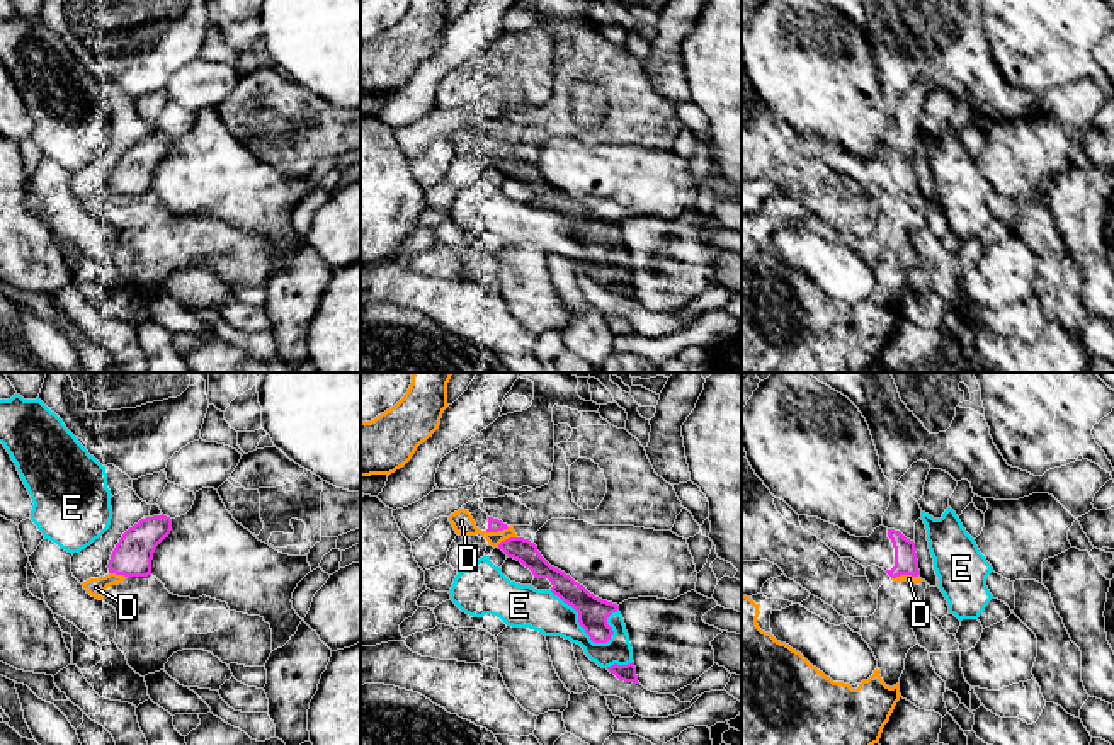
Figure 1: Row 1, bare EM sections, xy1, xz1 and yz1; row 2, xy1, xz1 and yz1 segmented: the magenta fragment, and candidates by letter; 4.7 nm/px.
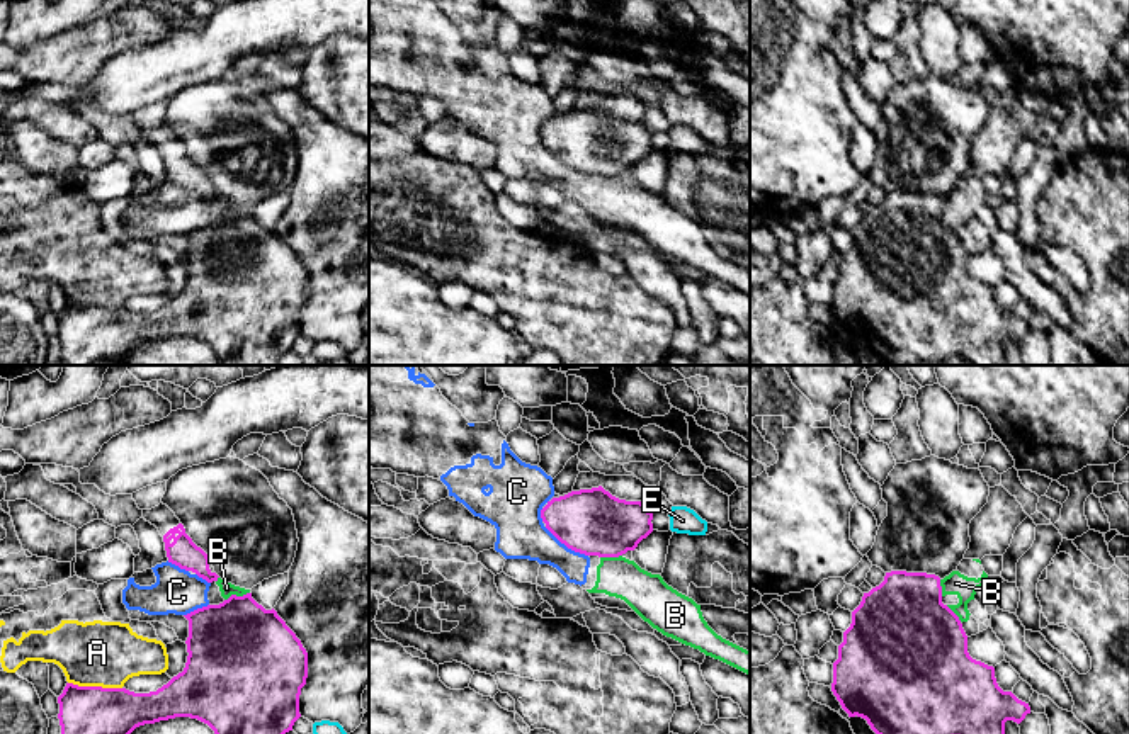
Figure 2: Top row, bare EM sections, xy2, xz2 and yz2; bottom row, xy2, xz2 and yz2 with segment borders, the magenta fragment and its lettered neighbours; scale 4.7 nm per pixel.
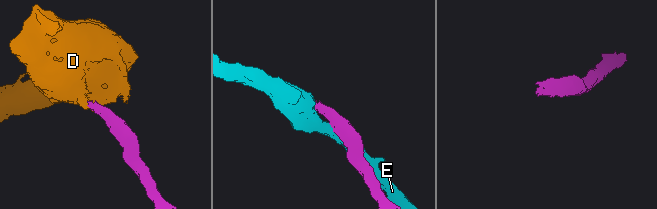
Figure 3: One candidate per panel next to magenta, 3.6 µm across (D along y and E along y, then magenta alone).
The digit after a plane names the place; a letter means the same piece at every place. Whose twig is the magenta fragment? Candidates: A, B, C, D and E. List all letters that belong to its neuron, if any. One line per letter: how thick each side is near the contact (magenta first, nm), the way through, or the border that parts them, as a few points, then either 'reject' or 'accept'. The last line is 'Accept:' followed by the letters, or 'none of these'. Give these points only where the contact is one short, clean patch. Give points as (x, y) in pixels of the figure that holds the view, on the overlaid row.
A: calibres 220 and 300 nm; reject
B: calibres 460 and 70 nm; border xy2 (249, 592), (230, 595), (225, 600); reject
C: calibres 320 and 240 nm; reject
D: calibres 110 and 40 nm; reject
E: calibres 140 and 200 nm; reject
Accept: none of these

